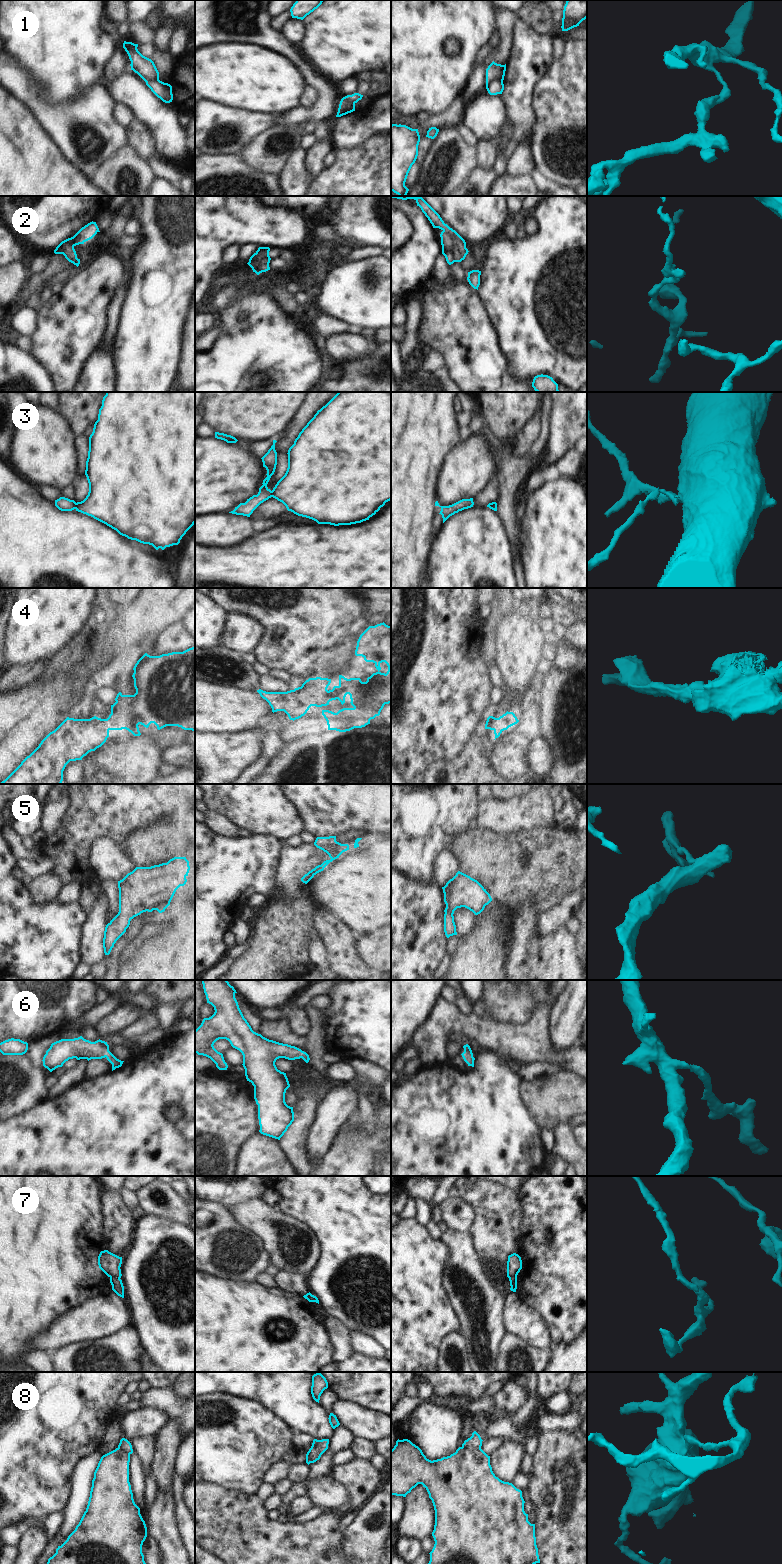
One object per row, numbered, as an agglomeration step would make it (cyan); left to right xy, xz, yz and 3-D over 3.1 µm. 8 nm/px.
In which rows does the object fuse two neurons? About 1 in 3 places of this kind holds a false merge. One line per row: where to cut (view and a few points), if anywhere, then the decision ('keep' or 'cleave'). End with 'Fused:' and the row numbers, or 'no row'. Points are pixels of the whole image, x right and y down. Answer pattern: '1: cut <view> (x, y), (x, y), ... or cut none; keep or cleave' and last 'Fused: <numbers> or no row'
1: cut yz (502, 80), (495, 79), (486, 85); cleave
2: cut none; keep
3: cut xy (76, 503), (74, 508); cleave
4: cut none; keep
5: cut none; keep
6: cut none; keep
7: cut xy (119, 1277), (112, 1276), (110, 1278); cleave
8: cut xz (319, 1440), (315, 1447), (317, 1458), (312, 1462); cleave
Fused: 1, 3, 7, 8

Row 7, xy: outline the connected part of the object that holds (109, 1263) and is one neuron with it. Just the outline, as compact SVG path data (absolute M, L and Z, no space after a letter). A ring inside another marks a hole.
M108 1250L101 1251L98 1256L99 1268L110 1278L113 1276L121 1278L121 1264L122 1257L113 1254Z

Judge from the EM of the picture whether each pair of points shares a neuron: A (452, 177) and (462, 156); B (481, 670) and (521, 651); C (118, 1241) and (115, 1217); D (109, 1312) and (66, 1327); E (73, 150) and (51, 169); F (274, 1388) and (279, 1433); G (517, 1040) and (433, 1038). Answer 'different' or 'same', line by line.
A: same
B: different
C: same
D: same
E: different
F: different
G: same

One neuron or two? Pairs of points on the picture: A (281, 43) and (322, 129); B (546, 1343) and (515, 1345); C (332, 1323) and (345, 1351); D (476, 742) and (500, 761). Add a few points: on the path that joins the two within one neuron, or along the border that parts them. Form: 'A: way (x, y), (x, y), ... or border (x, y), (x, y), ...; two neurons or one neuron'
A: border (323, 121), (317, 124); two neurons
B: border (510, 1333), (536, 1347), (550, 1351); two neurons
C: way (335, 1330), (340, 1344); one neuron
D: border (487, 744), (488, 761), (496, 773); two neurons

